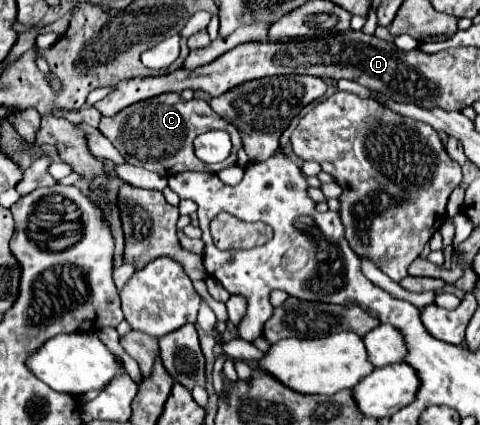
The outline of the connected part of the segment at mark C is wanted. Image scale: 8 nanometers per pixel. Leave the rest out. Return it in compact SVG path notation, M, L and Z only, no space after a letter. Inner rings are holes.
M167 92L149 100L141 100L139 104L131 104L131 108L123 108L119 114L111 118L101 118L99 130L111 140L111 144L119 150L125 162L147 168L165 178L185 172L185 170L219 172L223 166L237 164L237 150L241 148L241 136L237 128L229 124L227 120L223 120L219 114L215 114L205 100L193 98L185 102L175 92ZM207 130L227 130L235 146L235 158L227 158L227 162L221 162L215 166L207 166L199 162L199 158L195 158L195 152L193 152L193 140L197 138L197 134L203 134Z

